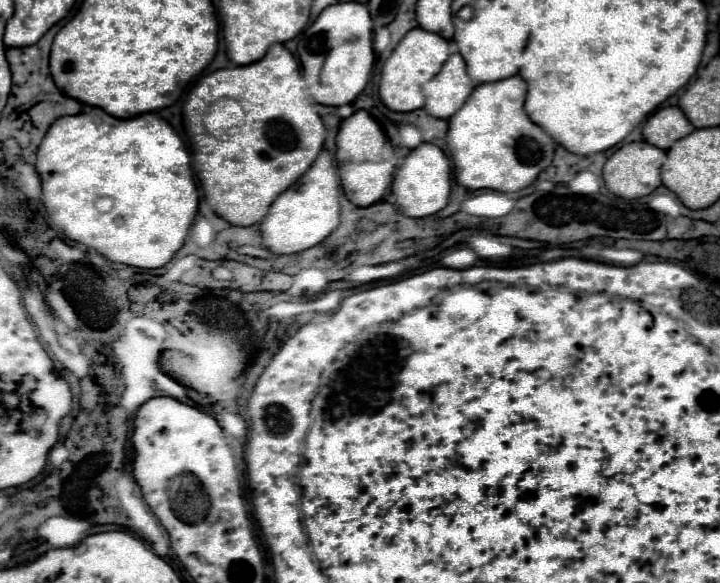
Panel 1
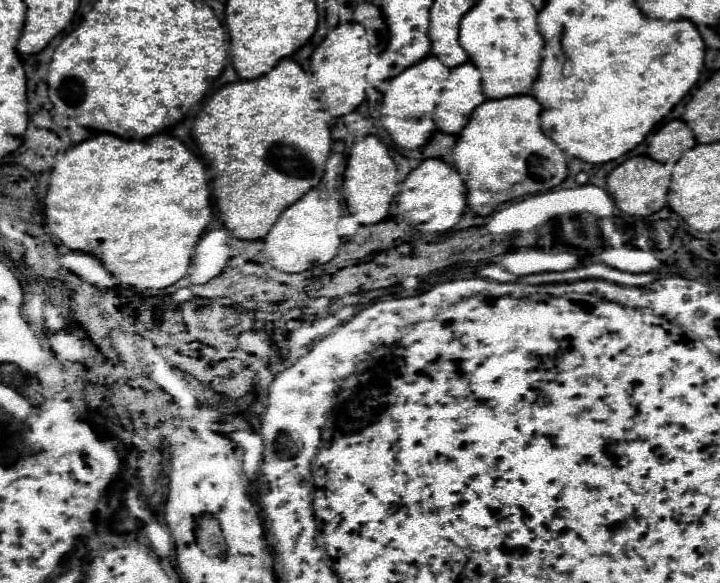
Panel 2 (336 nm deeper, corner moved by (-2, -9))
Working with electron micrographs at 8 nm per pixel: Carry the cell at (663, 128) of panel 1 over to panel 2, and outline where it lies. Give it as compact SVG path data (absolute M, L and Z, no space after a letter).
M671 120L659 128L649 144L649 156L657 162L677 162L679 156L697 142L683 120Z

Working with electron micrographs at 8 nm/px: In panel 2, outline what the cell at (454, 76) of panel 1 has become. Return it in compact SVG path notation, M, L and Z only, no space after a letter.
M463 62L451 70L451 86L441 92L441 100L433 114L437 128L457 134L467 124L469 114L485 100L481 90L481 72L471 62Z

